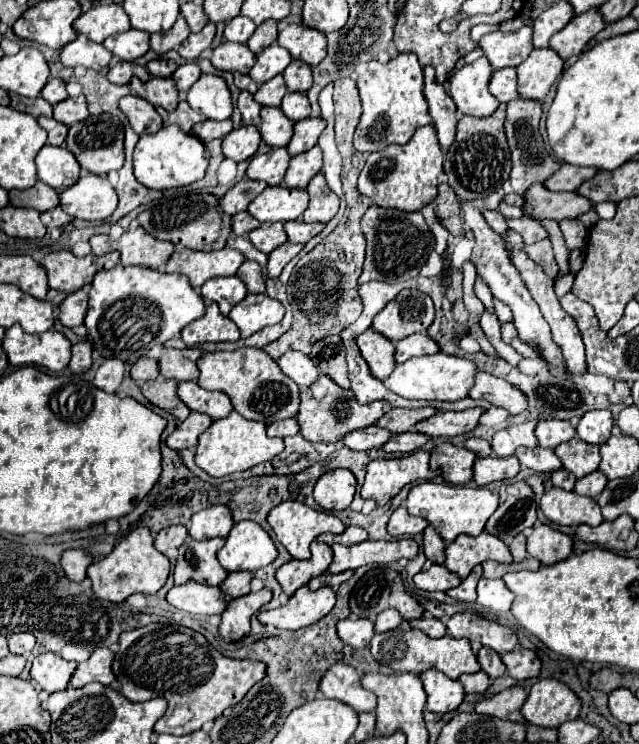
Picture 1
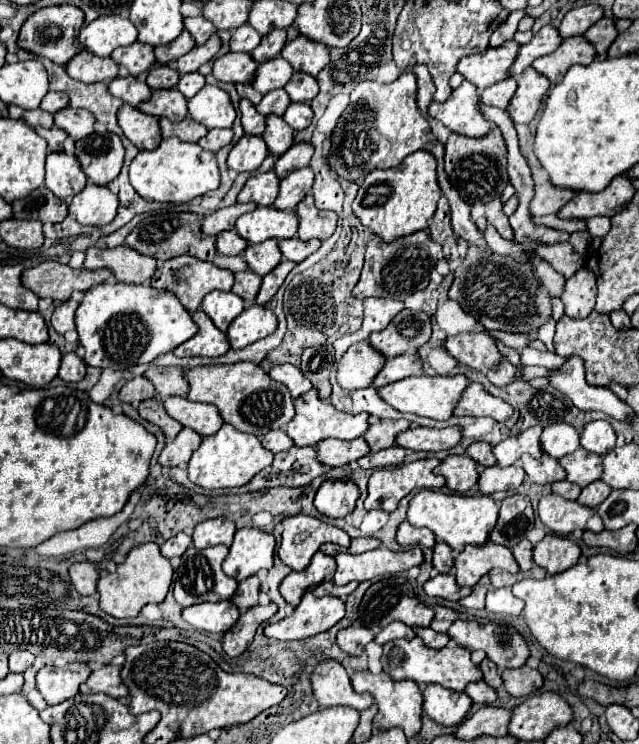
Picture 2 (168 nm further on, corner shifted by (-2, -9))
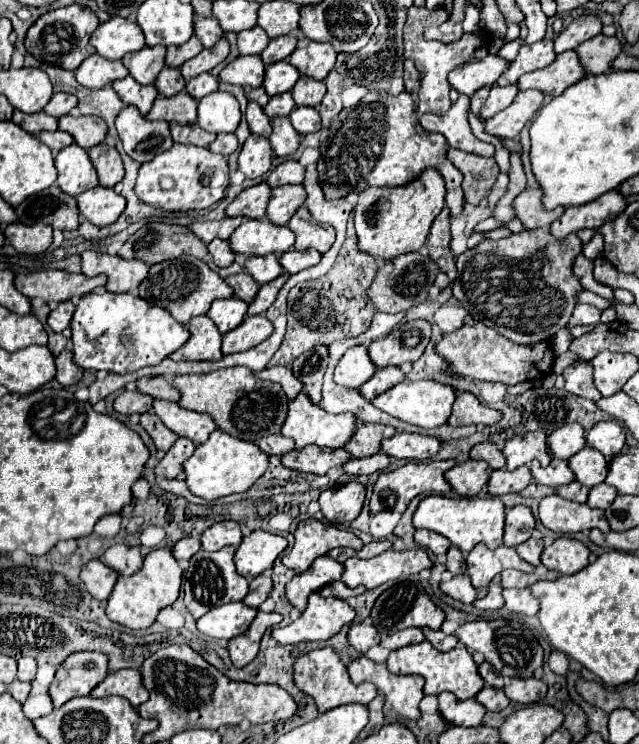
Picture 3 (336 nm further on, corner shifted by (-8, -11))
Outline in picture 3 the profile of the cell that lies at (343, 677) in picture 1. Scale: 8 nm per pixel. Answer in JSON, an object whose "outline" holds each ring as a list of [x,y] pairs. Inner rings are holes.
{"outline":[[[322,647],[322,649],[314,649],[314,651],[308,651],[304,655],[300,655],[296,661],[294,661],[294,685],[304,691],[306,695],[310,695],[318,707],[320,713],[326,713],[334,707],[340,707],[342,703],[362,703],[362,705],[368,705],[376,695],[378,695],[378,689],[372,685],[372,683],[360,683],[360,685],[354,685],[348,677],[348,671],[344,667],[344,663],[340,661],[338,653],[330,647]]]}

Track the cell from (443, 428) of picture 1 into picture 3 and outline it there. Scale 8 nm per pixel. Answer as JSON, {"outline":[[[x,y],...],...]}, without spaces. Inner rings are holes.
{"outline":[[[396,433],[390,439],[382,441],[382,453],[392,459],[416,459],[424,461],[438,453],[440,439],[416,435],[416,433]]]}

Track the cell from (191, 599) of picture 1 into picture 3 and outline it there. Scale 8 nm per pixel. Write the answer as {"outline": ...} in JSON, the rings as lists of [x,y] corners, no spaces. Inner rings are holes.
{"outline":[[[238,601],[238,603],[228,603],[228,605],[210,609],[204,617],[196,621],[196,625],[198,625],[198,631],[208,637],[232,639],[232,637],[242,635],[248,629],[256,613],[258,609],[248,607]]]}

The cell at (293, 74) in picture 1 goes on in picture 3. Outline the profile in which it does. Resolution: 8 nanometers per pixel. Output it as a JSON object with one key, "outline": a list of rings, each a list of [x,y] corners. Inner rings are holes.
{"outline":[[[300,77],[292,89],[292,97],[296,105],[318,107],[324,95],[326,95],[326,85],[322,81],[308,79],[308,77]]]}

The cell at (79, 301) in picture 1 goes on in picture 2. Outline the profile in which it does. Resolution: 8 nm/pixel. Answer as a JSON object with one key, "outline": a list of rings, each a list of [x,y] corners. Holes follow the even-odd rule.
{"outline":[[[68,299],[68,301],[64,301],[64,303],[60,303],[56,307],[56,311],[52,315],[52,327],[60,335],[64,335],[66,331],[70,331],[70,329],[76,327],[74,325],[74,313],[76,313],[76,309],[78,309],[78,303],[74,299]]]}

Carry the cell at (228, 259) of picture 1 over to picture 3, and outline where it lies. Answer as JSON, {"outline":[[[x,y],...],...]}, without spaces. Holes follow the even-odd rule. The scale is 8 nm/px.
{"outline":[[[178,257],[172,261],[162,261],[152,265],[148,277],[138,287],[140,299],[170,311],[170,315],[182,325],[186,325],[192,317],[204,315],[214,299],[226,299],[232,295],[234,295],[232,287],[224,279],[220,279],[204,261],[196,257]]]}

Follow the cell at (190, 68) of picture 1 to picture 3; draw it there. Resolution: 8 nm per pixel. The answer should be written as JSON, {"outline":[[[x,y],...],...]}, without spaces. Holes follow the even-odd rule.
{"outline":[[[202,73],[202,75],[198,75],[198,77],[194,77],[194,79],[188,81],[186,91],[188,91],[196,101],[200,101],[202,97],[218,91],[218,81],[216,81],[210,73]]]}

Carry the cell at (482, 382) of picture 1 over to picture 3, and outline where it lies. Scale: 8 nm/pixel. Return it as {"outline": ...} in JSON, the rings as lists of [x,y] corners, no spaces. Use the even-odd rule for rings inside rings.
{"outline":[[[458,393],[448,425],[494,425],[500,417],[500,411],[482,405],[472,393]]]}

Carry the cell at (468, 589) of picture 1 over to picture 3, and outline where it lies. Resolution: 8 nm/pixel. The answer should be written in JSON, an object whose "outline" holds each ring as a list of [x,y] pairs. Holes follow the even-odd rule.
{"outline":[[[496,575],[488,587],[488,595],[478,599],[474,603],[476,609],[500,609],[504,605],[504,599],[502,599],[502,585],[500,585],[500,575]]]}

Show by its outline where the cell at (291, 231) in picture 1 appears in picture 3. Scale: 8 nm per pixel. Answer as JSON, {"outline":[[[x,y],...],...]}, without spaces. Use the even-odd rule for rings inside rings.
{"outline":[[[308,249],[308,251],[286,251],[278,263],[284,267],[286,273],[298,273],[304,271],[308,267],[314,267],[320,261],[320,253],[316,249]]]}

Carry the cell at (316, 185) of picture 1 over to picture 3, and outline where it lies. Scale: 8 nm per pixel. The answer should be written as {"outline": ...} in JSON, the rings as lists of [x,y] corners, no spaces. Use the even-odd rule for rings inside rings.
{"outline":[[[300,207],[294,213],[294,217],[290,219],[288,227],[296,235],[296,243],[294,243],[296,251],[316,249],[316,251],[320,251],[324,255],[334,243],[334,229],[330,225],[316,223],[306,207]]]}

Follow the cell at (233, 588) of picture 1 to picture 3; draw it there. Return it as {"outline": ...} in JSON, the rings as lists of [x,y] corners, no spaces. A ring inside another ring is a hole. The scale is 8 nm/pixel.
{"outline":[[[262,573],[262,575],[258,575],[258,577],[254,577],[254,579],[250,581],[250,591],[248,591],[248,595],[244,597],[244,603],[246,603],[248,607],[260,607],[260,605],[268,599],[270,591],[272,591],[270,573]]]}

